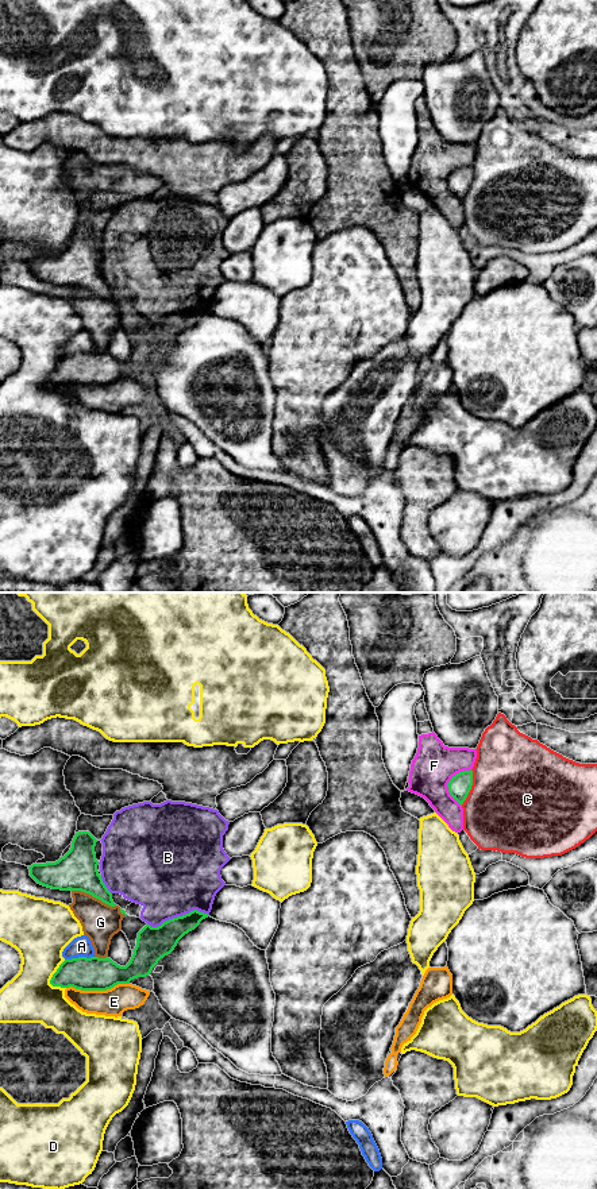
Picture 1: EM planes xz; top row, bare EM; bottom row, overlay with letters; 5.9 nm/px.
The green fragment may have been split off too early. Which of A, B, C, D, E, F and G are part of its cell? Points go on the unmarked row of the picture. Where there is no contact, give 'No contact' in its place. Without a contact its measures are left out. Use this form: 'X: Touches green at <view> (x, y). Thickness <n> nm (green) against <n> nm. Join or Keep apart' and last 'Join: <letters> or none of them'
A: Touches green at xz (79, 352). Thickness 200 nm (green) against 130 nm. Keep apart
B: Touches green at xz (177, 312). Thickness 200 nm (green) against 480 nm. Keep apart
C: Touches green at xz (470, 182). Thickness 140 nm (green) against 500 nm. Keep apart
D: Touches green at xz (54, 369). Thickness 200 nm (green) against 320 nm. Keep apart
E: Touches green at xz (97, 385). Thickness 200 nm (green) against 170 nm. Keep apart
F: Touches green at xz (449, 178). Thickness 140 nm (green) against 260 nm. Keep apart
G: Touches green at xz (93, 292). Thickness 240 nm (green) against 220 nm. Keep apart
Join: none of them

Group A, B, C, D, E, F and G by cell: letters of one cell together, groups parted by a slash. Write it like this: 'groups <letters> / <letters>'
groups A / B / C / D / E / F / G

